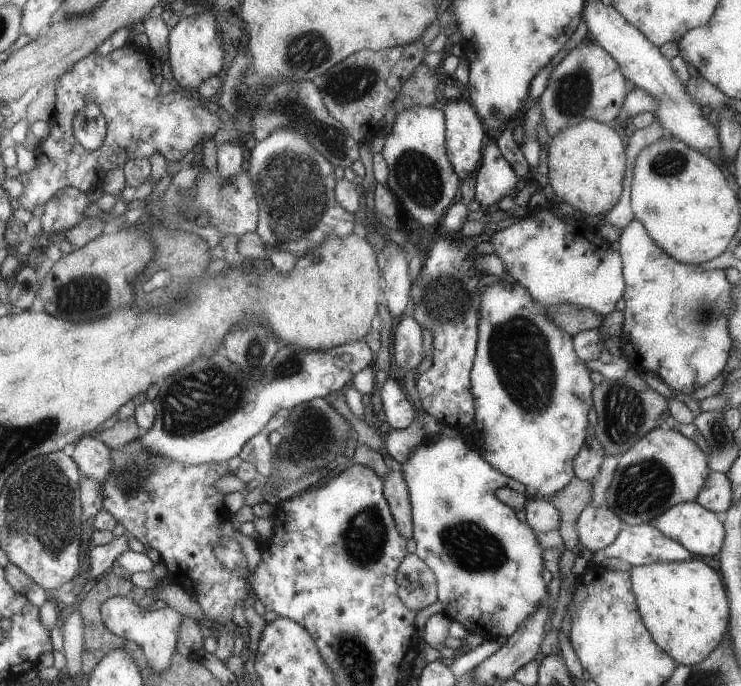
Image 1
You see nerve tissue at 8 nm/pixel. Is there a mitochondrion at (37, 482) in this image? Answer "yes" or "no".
yes

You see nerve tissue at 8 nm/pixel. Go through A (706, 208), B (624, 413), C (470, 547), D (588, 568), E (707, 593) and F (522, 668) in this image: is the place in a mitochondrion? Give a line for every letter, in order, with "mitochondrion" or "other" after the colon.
A: other
B: mitochondrion
C: mitochondrion
D: other
E: other
F: other

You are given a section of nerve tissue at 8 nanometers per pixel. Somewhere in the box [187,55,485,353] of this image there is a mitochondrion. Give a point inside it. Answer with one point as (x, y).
(293, 190)

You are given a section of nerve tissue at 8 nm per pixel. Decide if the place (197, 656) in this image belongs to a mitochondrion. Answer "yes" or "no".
no

